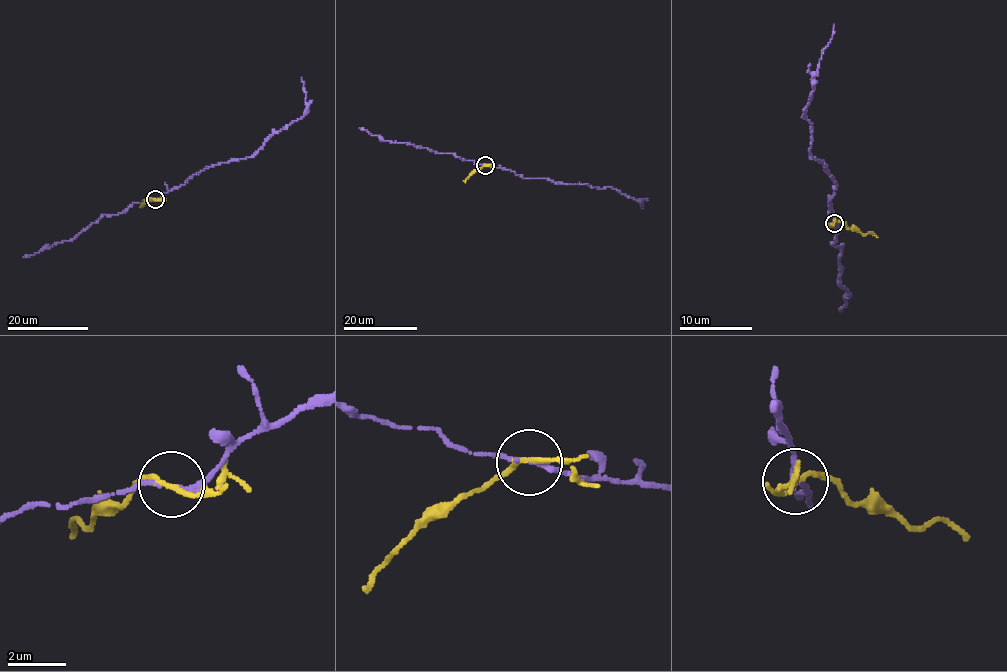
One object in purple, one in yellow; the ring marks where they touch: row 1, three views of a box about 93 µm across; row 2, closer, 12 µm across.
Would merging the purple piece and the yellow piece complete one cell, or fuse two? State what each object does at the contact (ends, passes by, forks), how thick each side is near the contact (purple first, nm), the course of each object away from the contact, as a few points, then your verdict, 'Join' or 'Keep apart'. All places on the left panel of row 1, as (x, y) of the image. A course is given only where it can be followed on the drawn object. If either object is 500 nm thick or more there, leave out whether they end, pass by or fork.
At the ring purple passes by. At the ring yellow passes by. Thickness 130 nm (purple) against 170 nm. Course of purple: (155, 200), (194, 175), (223, 162), (250, 157), (273, 133), (299, 119), (307, 105), (301, 78). Course of yellow: (155, 199), (142, 206). Keep apart

